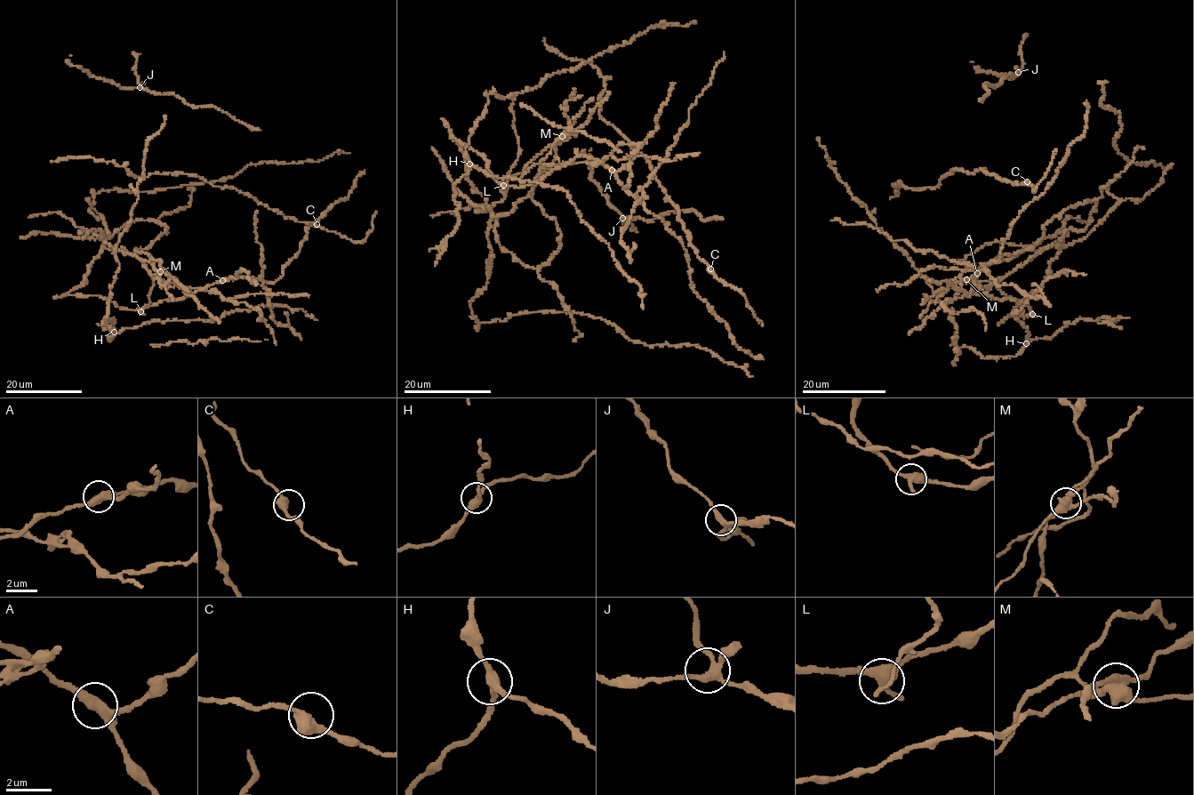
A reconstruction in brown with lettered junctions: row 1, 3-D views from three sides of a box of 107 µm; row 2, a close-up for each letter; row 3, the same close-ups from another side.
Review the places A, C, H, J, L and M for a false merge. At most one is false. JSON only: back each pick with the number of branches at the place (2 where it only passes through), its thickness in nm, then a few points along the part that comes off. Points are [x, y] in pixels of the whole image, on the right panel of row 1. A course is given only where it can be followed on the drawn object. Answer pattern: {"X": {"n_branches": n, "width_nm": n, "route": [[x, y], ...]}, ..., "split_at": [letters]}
{"M": {"n_branches": 4, "width_nm": 440, "route": [[966, 279], [959, 277], [966, 267], [980, 269], [1017, 255], [1029, 245], [1056, 235], [1068, 217], [1089, 224]]}, "split_at": ["M"]}

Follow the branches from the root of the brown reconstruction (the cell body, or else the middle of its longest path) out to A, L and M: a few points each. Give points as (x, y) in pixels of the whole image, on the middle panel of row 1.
A: (492, 174), (501, 183), (524, 187), (538, 182), (577, 156), (586, 156), (600, 161), (612, 170)
L: (492, 174), (503, 185)
M: (492, 174), (482, 156), (453, 138), (466, 177), (493, 216), (526, 197), (563, 136)

